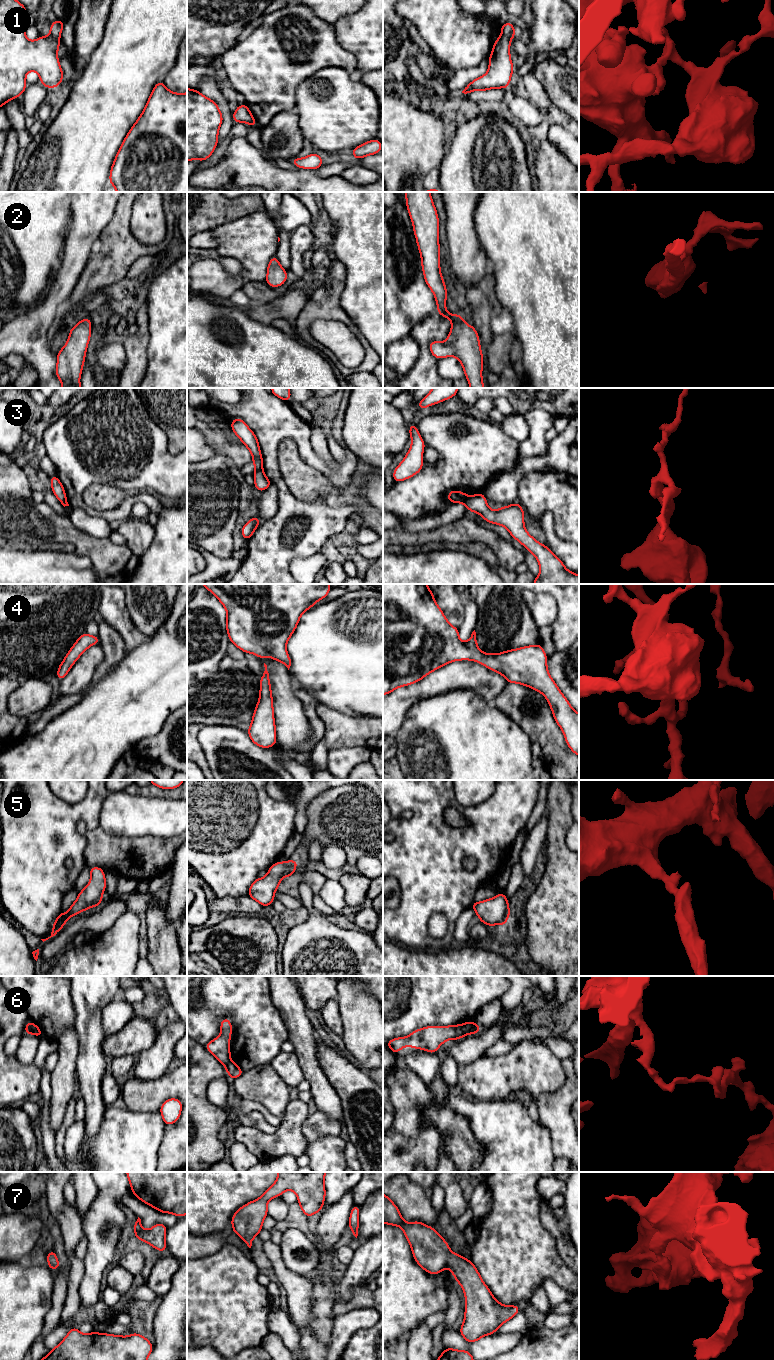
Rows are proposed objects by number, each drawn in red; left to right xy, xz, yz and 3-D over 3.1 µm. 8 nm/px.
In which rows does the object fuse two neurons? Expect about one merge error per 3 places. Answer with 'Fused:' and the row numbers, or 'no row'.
Fused: 1, 3, 6

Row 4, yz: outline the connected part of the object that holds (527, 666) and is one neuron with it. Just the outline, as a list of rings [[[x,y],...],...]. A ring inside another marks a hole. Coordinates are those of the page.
[[[383,584],[383,696],[398,687],[417,683],[429,673],[458,660],[476,661],[503,675],[507,683],[518,683],[542,693],[570,750],[579,757],[579,714],[549,675],[541,644],[498,654],[484,653],[478,649],[475,630],[466,643],[460,641],[459,629],[447,621],[427,584]]]

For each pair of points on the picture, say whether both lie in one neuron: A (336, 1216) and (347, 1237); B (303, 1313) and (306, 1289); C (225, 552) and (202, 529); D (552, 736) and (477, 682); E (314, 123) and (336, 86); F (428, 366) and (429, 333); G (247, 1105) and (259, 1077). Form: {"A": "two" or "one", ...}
{"A": "two", "B": "one", "C": "one", "D": "two", "E": "one", "F": "one", "G": "two"}

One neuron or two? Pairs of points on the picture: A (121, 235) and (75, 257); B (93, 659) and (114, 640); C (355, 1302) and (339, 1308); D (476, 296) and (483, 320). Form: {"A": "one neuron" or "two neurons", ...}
{"A": "two neurons", "B": "two neurons", "C": "one neuron", "D": "one neuron"}

